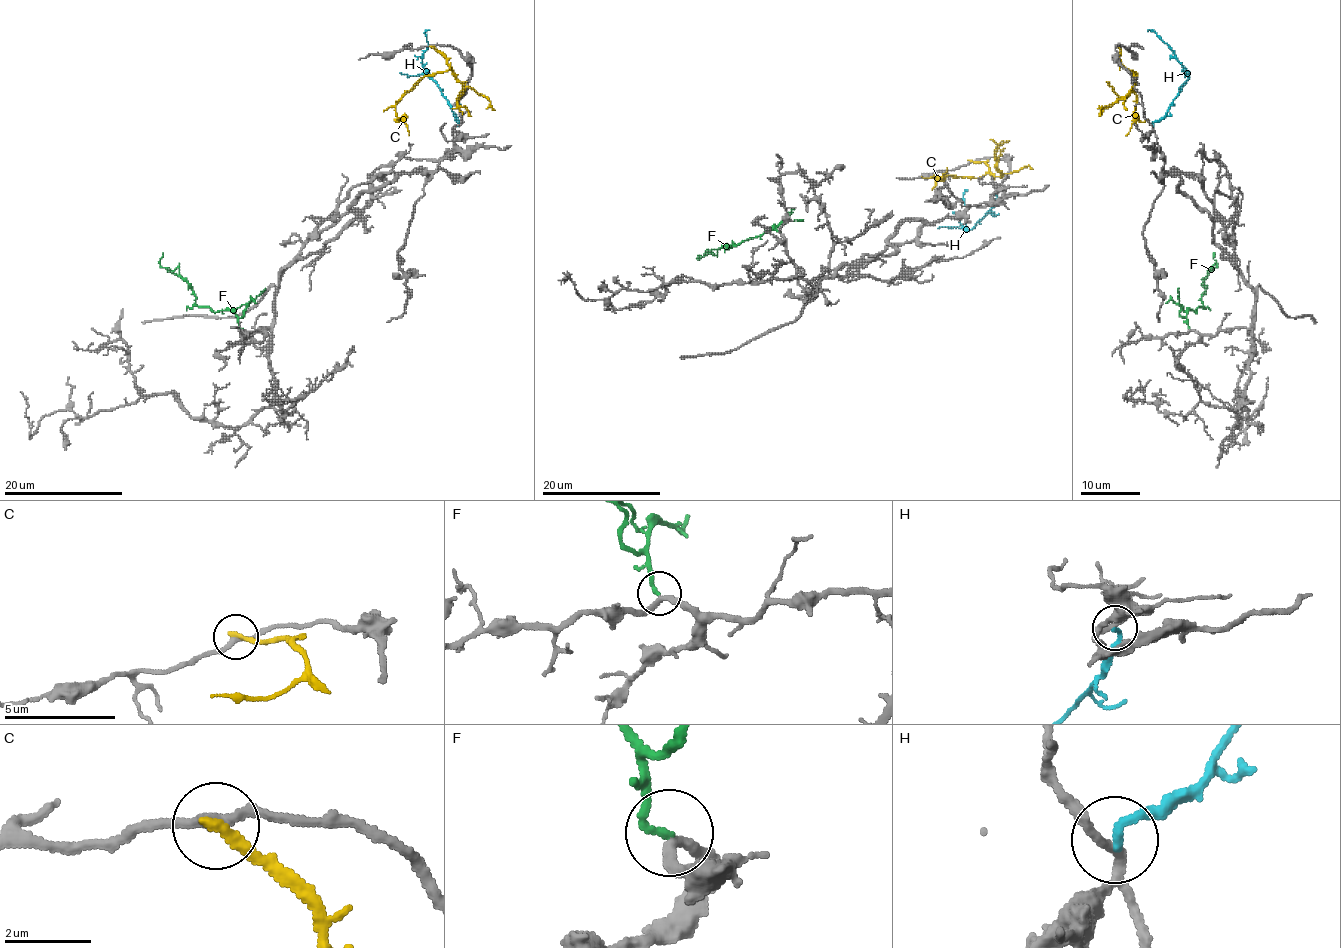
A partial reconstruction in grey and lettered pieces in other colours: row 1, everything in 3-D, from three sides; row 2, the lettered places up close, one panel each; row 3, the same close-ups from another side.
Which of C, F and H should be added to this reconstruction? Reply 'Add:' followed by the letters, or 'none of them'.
Add: F

